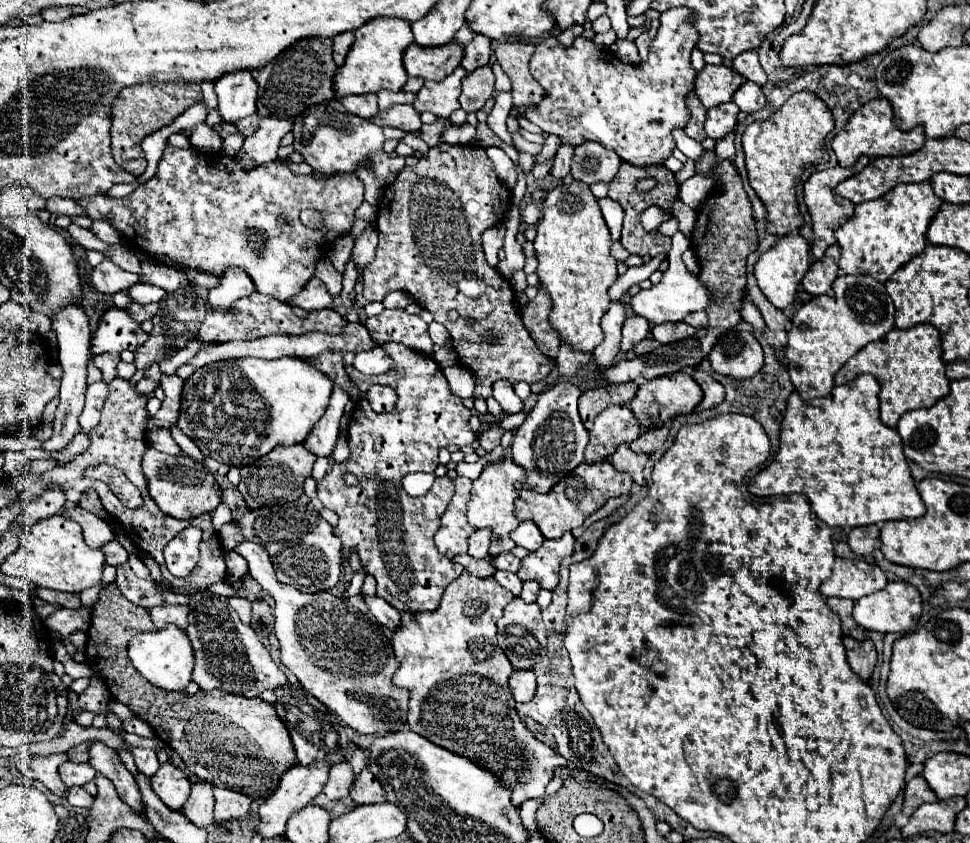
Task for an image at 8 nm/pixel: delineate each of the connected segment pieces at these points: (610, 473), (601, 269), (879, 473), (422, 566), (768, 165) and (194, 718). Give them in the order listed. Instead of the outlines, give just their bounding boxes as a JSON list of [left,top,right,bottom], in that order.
[[515,462,633,538],[533,182,617,350],[749,374,925,526],[317,344,475,614],[743,92,835,236],[85,584,297,800]]

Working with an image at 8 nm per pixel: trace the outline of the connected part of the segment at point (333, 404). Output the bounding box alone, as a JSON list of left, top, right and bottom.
[303,386,349,458]

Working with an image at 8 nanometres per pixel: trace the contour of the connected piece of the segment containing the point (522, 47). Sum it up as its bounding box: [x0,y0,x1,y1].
[495,42,545,108]

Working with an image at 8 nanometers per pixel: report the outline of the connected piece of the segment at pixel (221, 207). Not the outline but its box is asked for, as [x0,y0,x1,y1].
[79,146,363,302]

